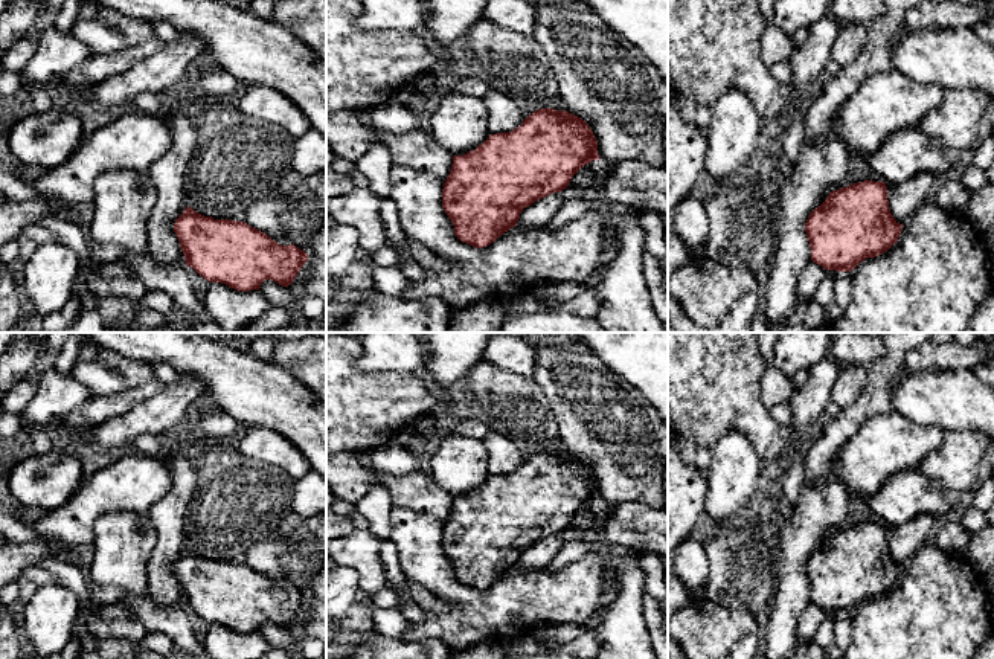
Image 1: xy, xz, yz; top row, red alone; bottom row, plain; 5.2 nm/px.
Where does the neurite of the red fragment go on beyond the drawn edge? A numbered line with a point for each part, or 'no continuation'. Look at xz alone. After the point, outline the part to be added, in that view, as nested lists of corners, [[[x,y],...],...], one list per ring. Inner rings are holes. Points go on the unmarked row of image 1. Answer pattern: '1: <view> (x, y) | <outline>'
no continuation

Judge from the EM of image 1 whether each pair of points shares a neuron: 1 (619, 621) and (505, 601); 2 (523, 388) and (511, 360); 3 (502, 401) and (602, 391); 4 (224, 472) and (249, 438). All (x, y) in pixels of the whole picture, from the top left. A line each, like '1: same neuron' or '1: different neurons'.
1: different neurons
2: different neurons
3: different neurons
4: different neurons

